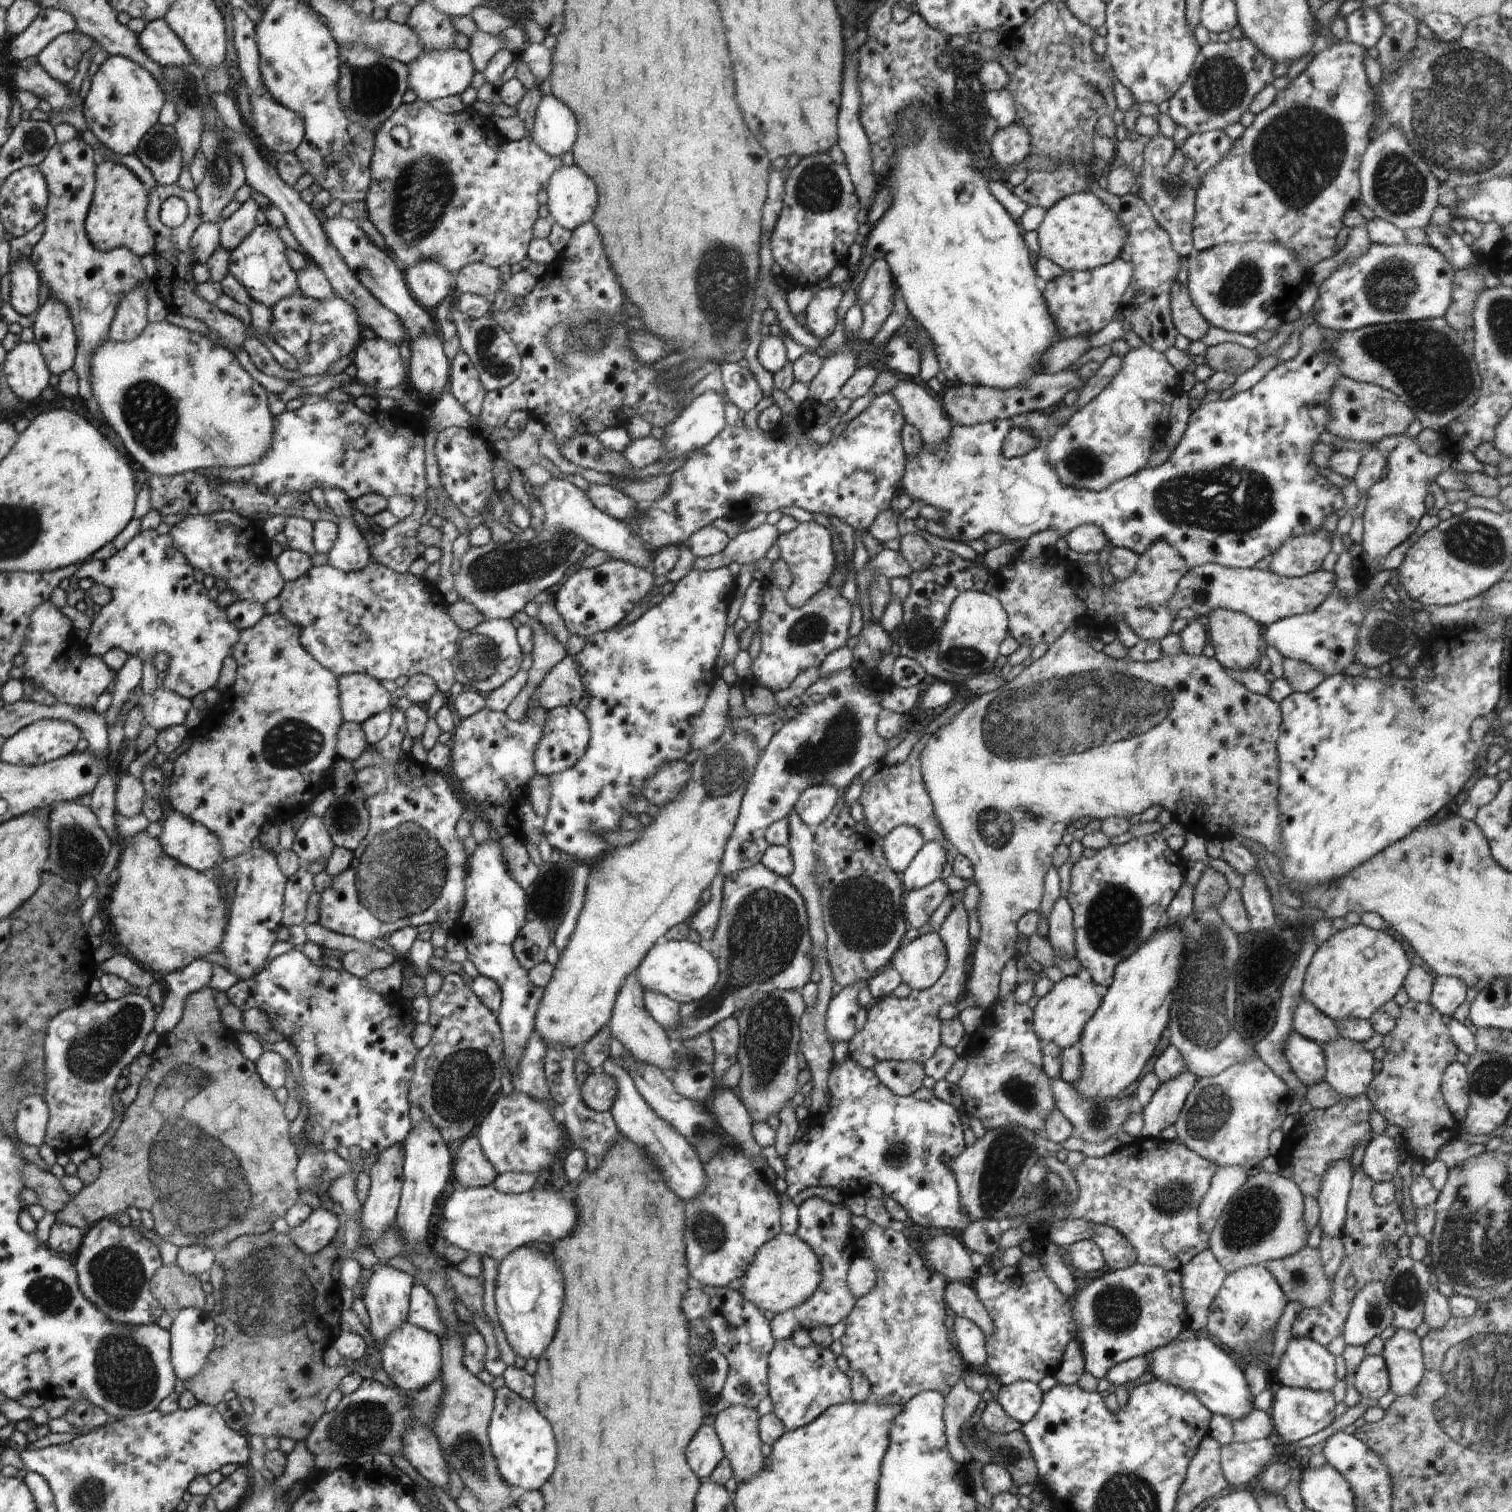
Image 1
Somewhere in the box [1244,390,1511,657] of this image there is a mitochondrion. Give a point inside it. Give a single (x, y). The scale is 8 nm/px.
(1477, 543)

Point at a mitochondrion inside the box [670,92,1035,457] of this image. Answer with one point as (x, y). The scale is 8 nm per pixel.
(722, 301)

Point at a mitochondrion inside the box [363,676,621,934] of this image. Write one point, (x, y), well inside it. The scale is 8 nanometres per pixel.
(589, 833)

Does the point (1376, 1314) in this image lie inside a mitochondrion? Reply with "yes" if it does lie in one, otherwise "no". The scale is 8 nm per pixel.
yes

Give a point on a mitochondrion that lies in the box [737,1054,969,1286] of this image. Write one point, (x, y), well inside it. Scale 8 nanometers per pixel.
(897, 1156)

